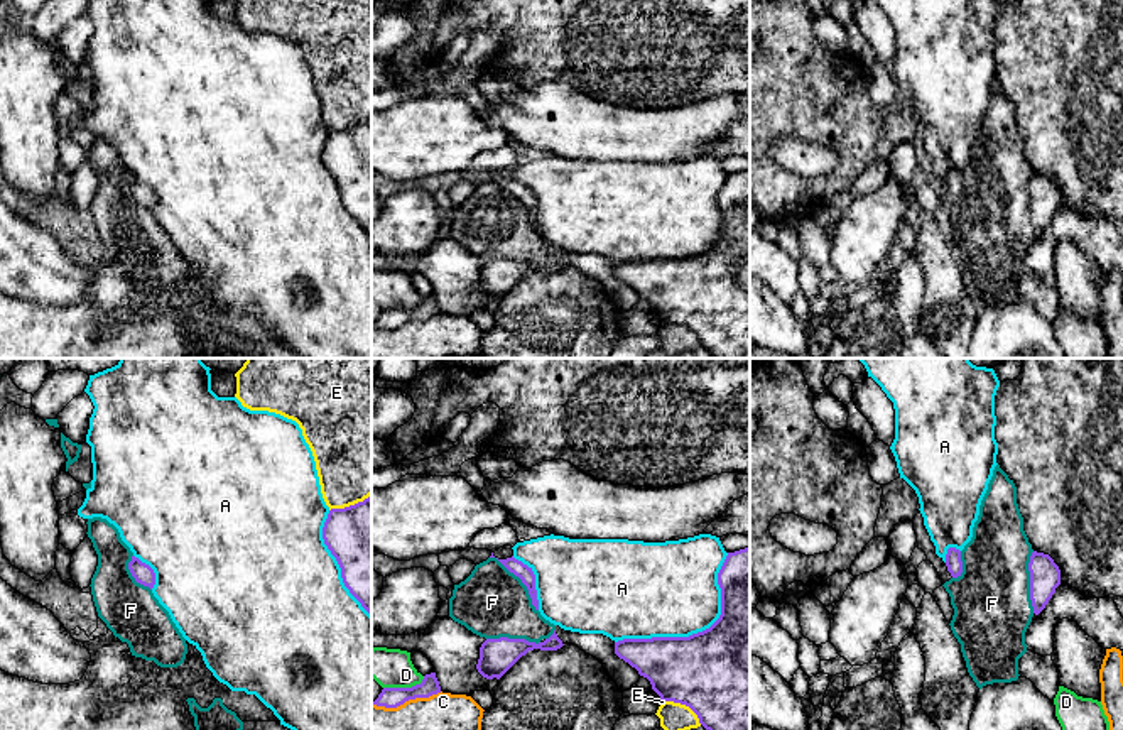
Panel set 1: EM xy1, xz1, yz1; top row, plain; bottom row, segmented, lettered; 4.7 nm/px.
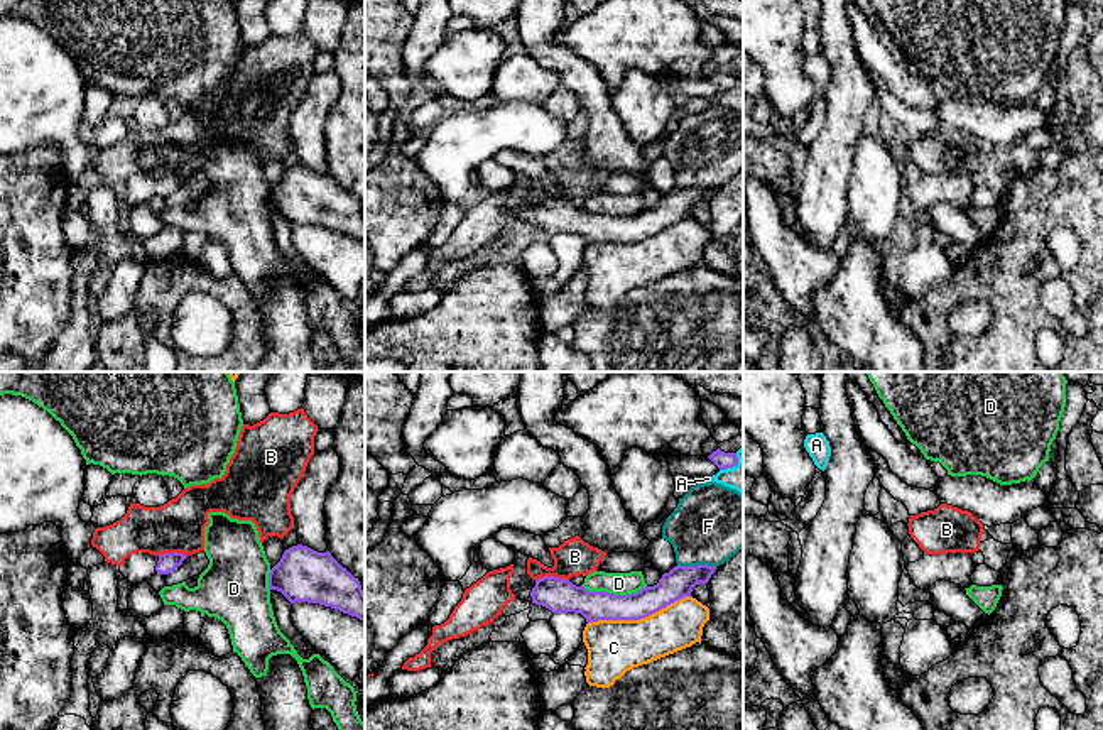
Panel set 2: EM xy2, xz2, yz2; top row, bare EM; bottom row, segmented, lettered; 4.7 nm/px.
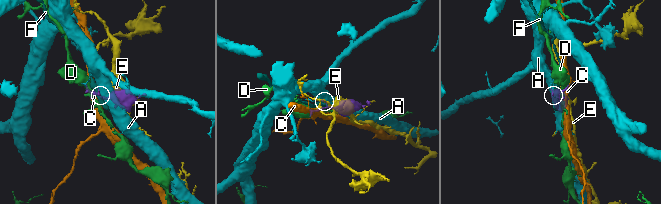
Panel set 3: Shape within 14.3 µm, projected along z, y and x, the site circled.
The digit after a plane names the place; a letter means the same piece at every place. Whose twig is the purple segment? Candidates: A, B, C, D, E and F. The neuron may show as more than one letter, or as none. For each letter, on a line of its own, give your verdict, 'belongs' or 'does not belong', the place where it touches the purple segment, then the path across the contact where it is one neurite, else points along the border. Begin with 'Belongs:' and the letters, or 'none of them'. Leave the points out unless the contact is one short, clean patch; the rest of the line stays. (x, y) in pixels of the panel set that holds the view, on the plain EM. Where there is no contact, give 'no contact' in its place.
Belongs: none of them
A: does not belong; meets purple in xz1 at (698, 254)
B: does not belong; meets purple in xz2 at (551, 198); border along xz2 (568, 200), (539, 198), (536, 201)
C: does not belong; meets purple in xz2 at (639, 240)
D: does not belong; meets purple in xz2 at (612, 215)
E: does not belong; meets purple in xz1 at (684, 325)
F: does not belong; meets purple in xz1 at (520, 200)

